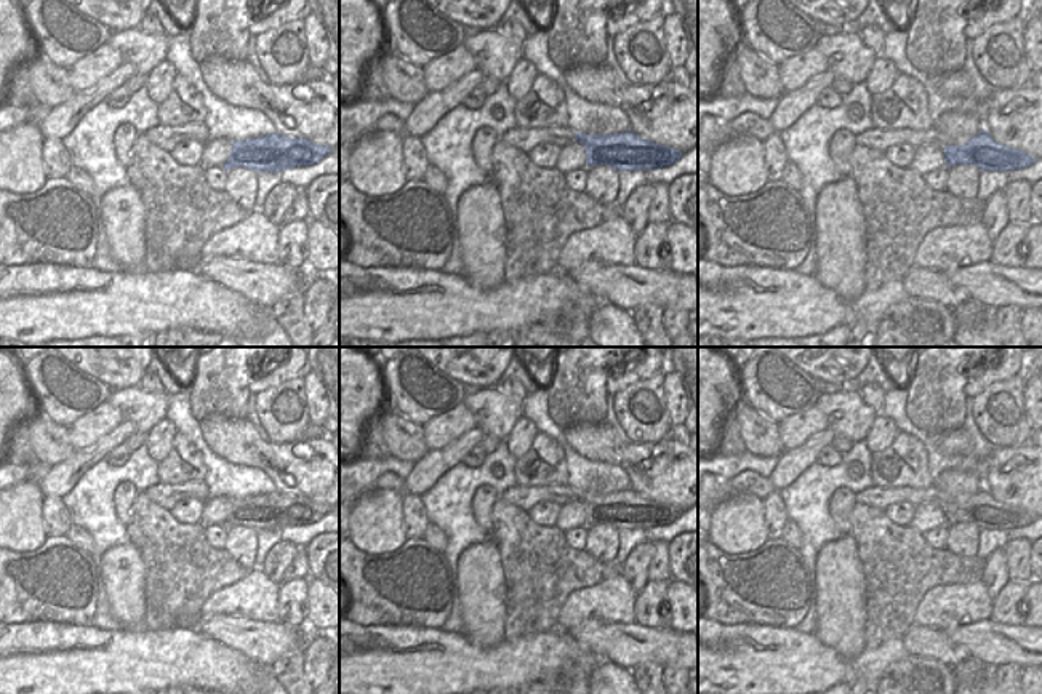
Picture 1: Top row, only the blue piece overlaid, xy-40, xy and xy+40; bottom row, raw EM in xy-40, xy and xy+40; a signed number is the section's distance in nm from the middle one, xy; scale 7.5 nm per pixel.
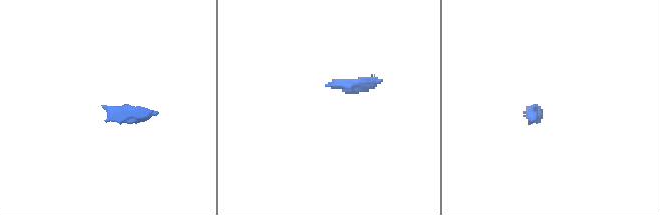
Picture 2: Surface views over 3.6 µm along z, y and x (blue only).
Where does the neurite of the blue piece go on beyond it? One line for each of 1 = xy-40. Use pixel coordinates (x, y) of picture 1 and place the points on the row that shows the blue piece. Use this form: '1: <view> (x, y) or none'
1: none

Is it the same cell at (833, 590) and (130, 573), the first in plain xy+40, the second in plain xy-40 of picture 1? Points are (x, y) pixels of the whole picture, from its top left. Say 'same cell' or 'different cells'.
same cell

